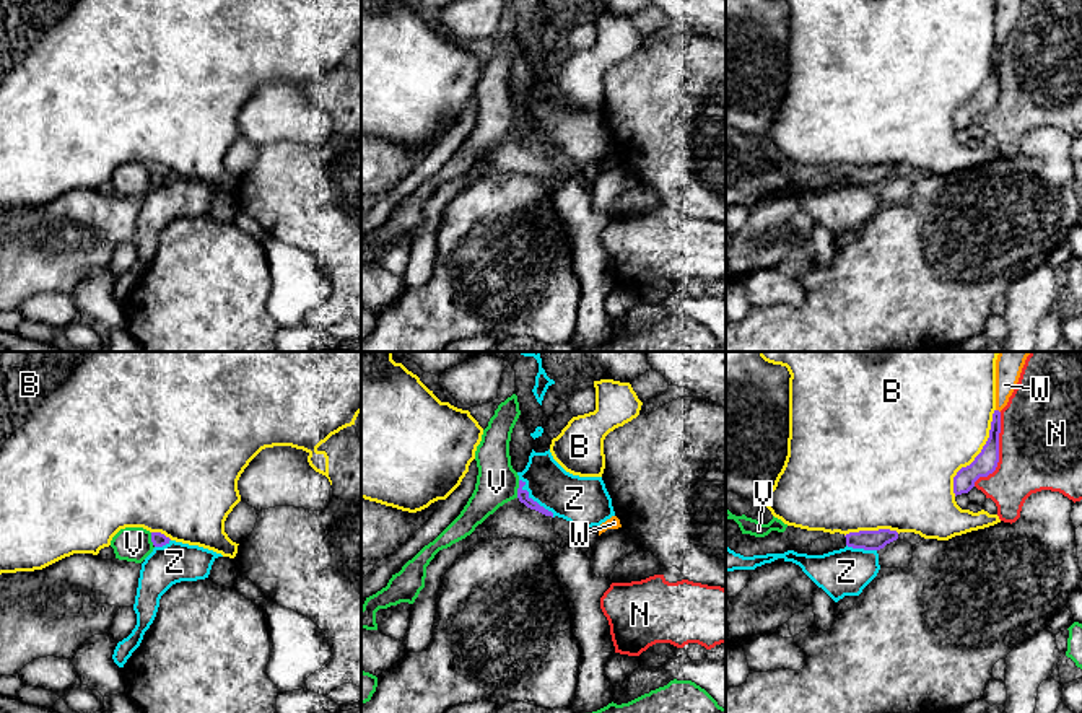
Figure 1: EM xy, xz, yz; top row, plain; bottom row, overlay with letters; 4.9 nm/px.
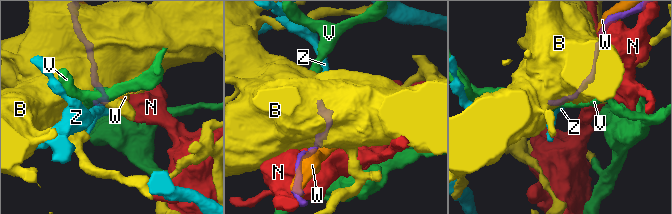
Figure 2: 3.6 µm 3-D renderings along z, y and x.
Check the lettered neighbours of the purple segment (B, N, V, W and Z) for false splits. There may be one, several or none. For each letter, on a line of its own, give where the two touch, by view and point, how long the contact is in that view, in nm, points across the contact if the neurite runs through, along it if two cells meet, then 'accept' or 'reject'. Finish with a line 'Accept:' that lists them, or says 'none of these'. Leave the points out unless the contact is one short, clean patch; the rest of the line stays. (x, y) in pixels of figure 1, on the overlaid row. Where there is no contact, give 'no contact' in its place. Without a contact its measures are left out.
B: contact yz (978, 454); length 480 nm; reject
N: contact yz (998, 453); length 400 nm; reject
V: contact xz (518, 489); length 90 nm; reject
W: contact yz (998, 411); length 30 nm; reject
Z: contact xz (532, 500); length 260 nm; border xz (519, 479), (527, 494), (554, 516); reject
Accept: none of these

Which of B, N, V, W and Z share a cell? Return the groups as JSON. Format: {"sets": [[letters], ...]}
{"sets": [["B"], ["N"], ["V"], ["W"], ["Z"]]}

